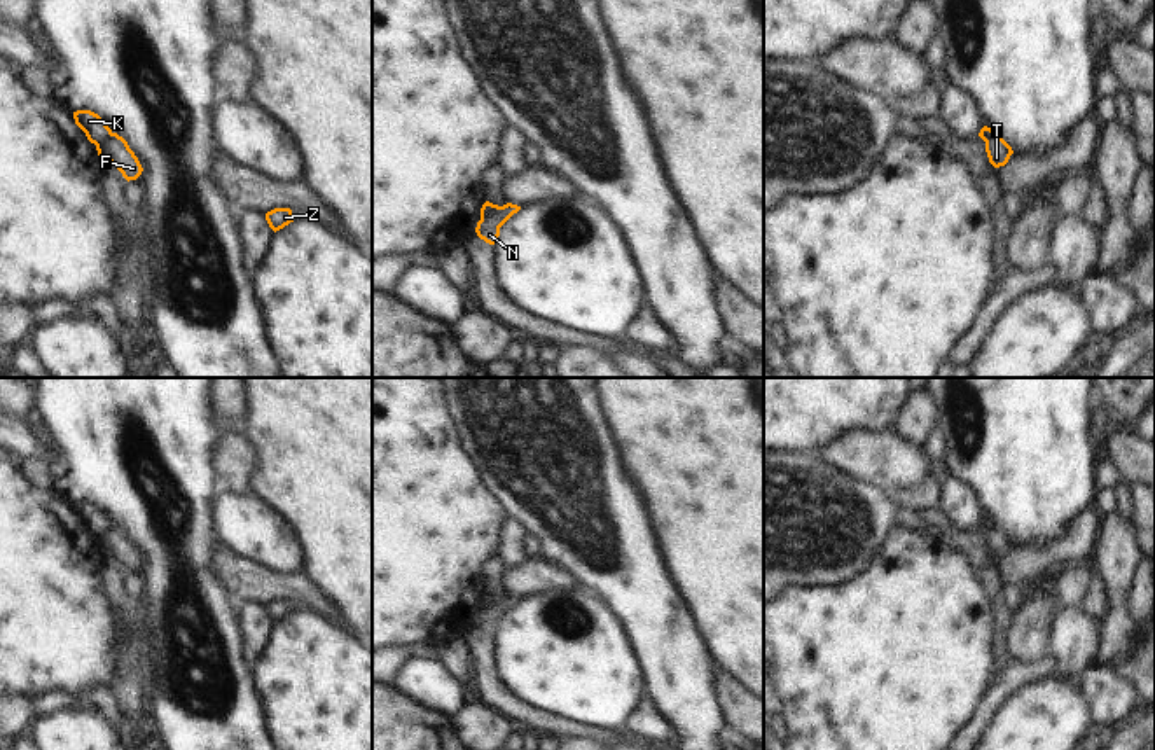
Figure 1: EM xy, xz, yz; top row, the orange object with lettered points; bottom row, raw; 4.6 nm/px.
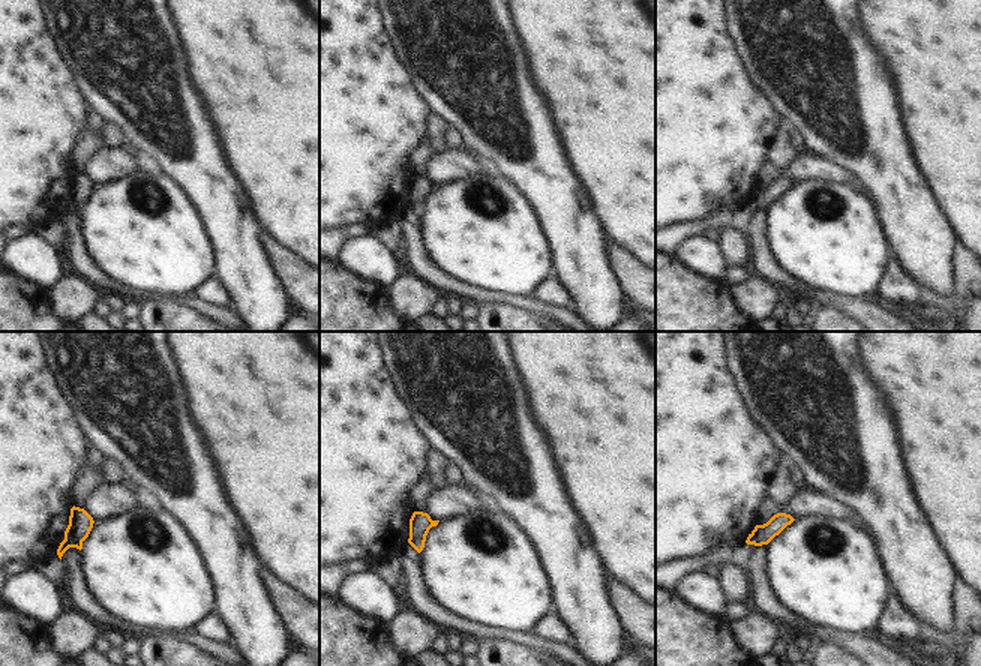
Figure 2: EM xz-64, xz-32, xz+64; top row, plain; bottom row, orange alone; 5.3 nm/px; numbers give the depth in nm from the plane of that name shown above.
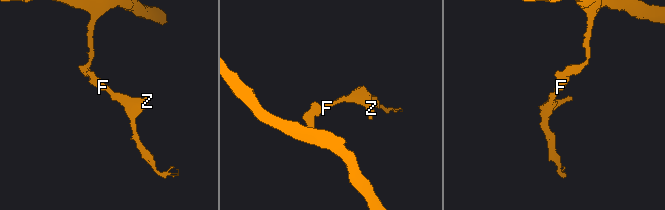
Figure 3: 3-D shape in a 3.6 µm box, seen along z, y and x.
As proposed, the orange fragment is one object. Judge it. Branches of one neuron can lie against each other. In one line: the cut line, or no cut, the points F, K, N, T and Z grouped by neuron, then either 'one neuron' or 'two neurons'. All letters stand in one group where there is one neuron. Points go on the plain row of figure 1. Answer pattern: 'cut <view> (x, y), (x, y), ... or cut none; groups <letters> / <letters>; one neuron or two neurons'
cut xz (502, 598), (481, 611); groups F N T Z / K; two neurons

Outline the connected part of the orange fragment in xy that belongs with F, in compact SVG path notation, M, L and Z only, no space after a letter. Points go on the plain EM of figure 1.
M112 524L108 531L98 535L96 542L98 547L112 554L128 573L136 572L143 563L138 549L129 540L128 533L117 524Z

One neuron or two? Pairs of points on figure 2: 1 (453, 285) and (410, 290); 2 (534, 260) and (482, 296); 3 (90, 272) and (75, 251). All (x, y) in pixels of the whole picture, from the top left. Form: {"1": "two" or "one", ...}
{"1": "two", "2": "two", "3": "one"}

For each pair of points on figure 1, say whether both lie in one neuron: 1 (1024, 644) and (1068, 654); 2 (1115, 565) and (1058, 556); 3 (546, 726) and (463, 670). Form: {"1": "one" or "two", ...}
{"1": "two", "2": "two", "3": "two"}

